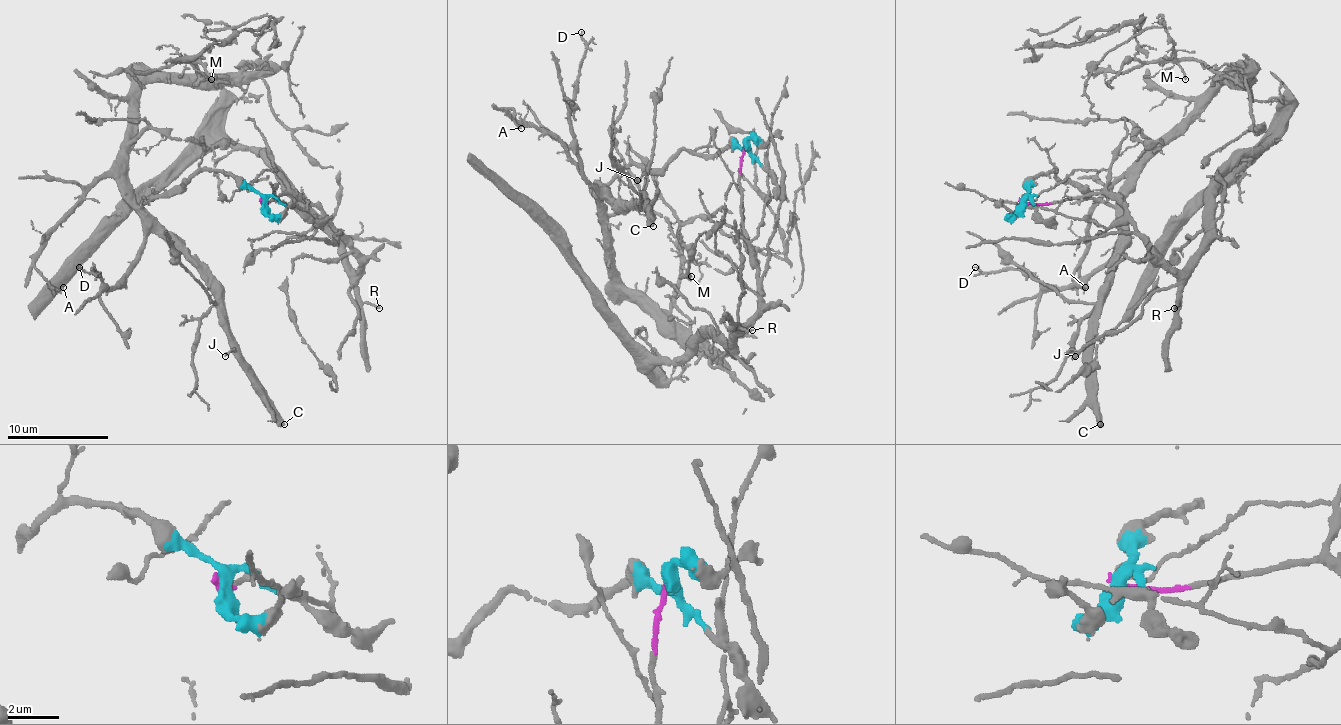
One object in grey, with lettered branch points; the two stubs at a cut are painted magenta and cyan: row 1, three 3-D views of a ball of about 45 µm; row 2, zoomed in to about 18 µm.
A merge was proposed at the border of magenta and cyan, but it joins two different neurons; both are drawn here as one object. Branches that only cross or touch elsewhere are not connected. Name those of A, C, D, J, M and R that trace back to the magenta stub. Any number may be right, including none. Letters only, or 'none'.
R

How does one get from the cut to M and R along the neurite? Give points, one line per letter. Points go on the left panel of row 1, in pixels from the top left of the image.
M: (263, 201), (224, 171), (135, 201), (127, 166), (144, 85), (187, 82), (199, 75), (189, 59), (211, 80)
R: (263, 201), (298, 194), (321, 212), (322, 219), (350, 250), (361, 270), (356, 278), (356, 295), (379, 308)

